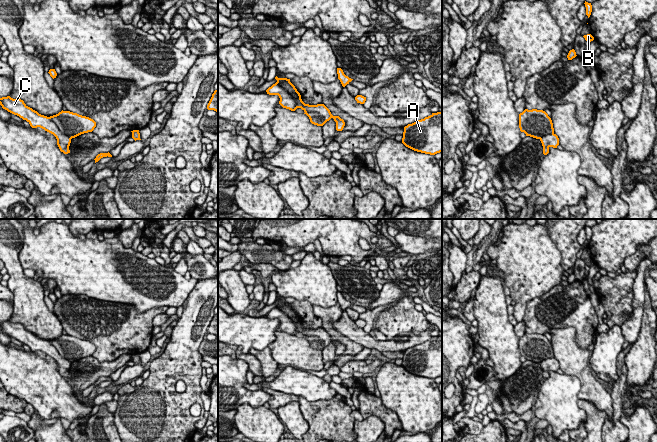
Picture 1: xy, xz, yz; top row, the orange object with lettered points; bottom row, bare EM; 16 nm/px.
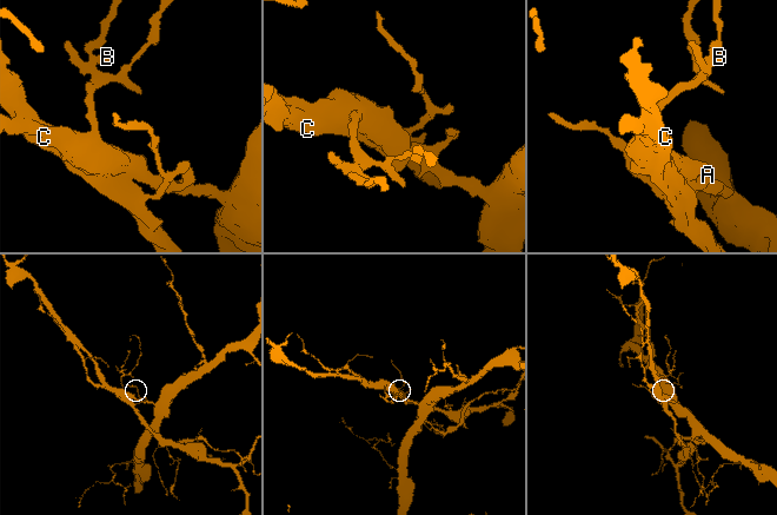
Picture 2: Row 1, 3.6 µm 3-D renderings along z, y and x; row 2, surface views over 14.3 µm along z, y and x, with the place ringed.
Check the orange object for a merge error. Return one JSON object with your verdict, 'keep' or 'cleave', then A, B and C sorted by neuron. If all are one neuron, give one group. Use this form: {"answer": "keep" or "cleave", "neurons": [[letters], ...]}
{"answer": "cleave", "neurons": [["A", "B"], ["C"]]}

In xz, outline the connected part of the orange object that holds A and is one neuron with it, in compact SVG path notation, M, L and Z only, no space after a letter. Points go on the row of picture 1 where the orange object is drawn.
M442 112L432 113L405 126L402 143L425 154L435 155L442 152Z

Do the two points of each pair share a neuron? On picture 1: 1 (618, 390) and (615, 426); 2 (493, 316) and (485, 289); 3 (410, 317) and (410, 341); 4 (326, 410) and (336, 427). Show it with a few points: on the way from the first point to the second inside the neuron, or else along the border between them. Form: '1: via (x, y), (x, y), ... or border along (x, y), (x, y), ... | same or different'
1: via (618, 399), (617, 417) | same
2: via (490, 309), (490, 296) | same
3: border along (431, 324), (417, 334), (399, 332), (388, 340) | different
4: via (326, 414), (334, 423) | same

